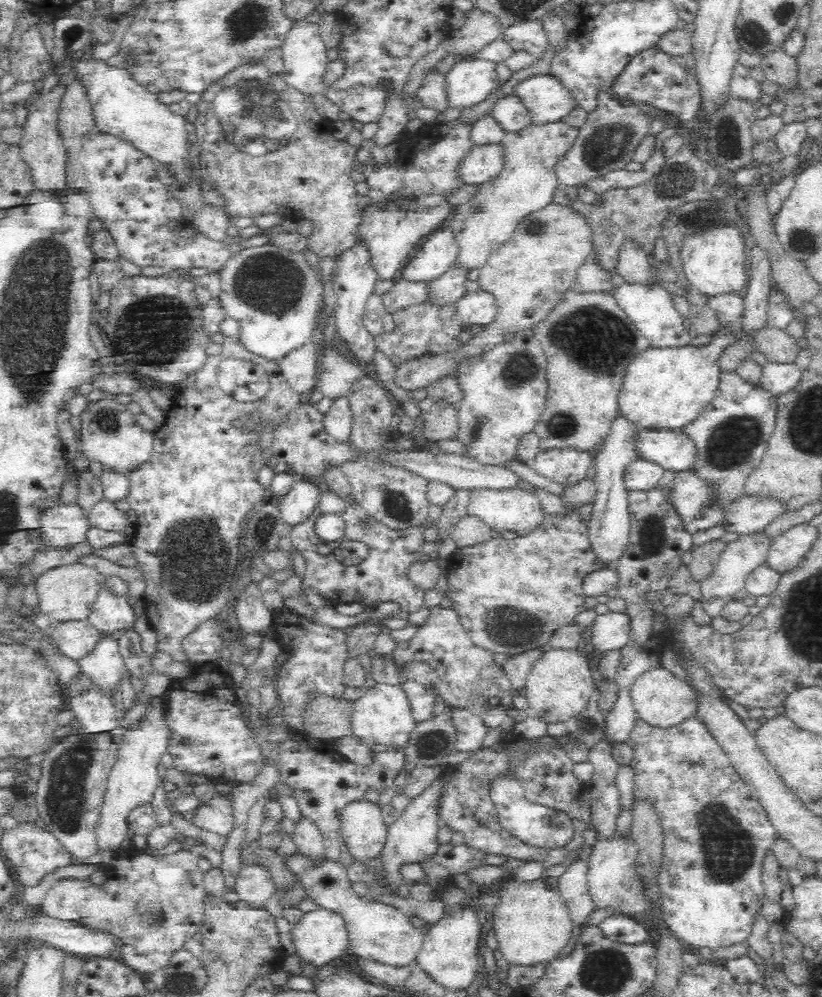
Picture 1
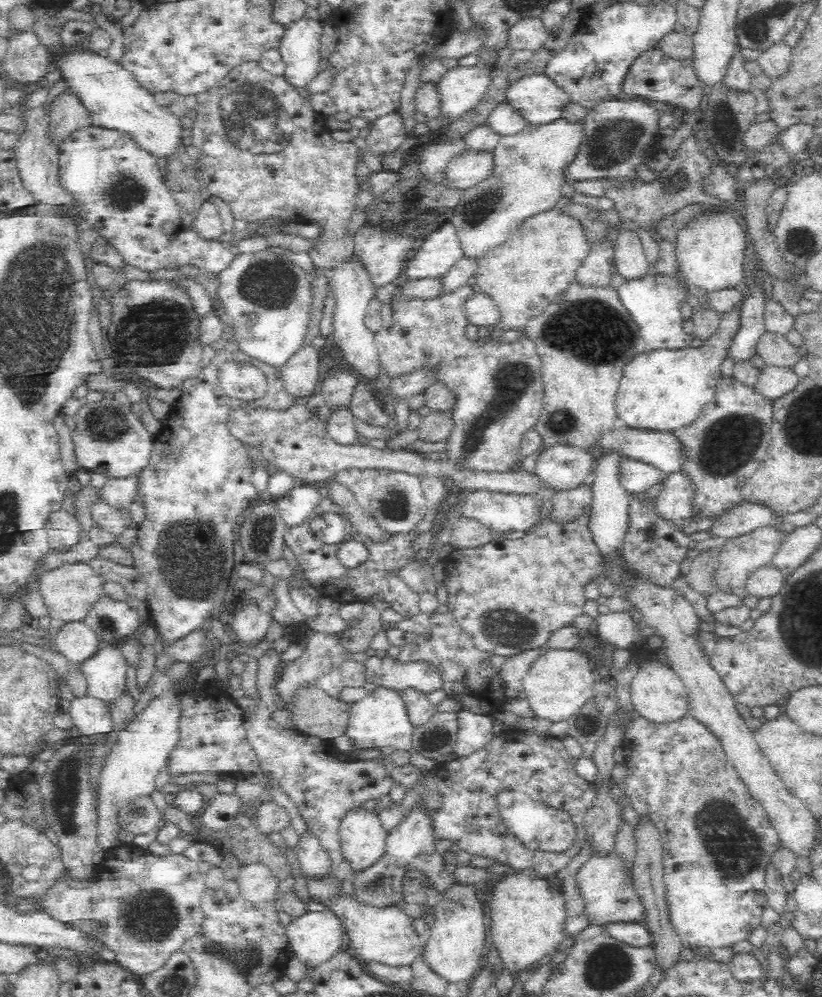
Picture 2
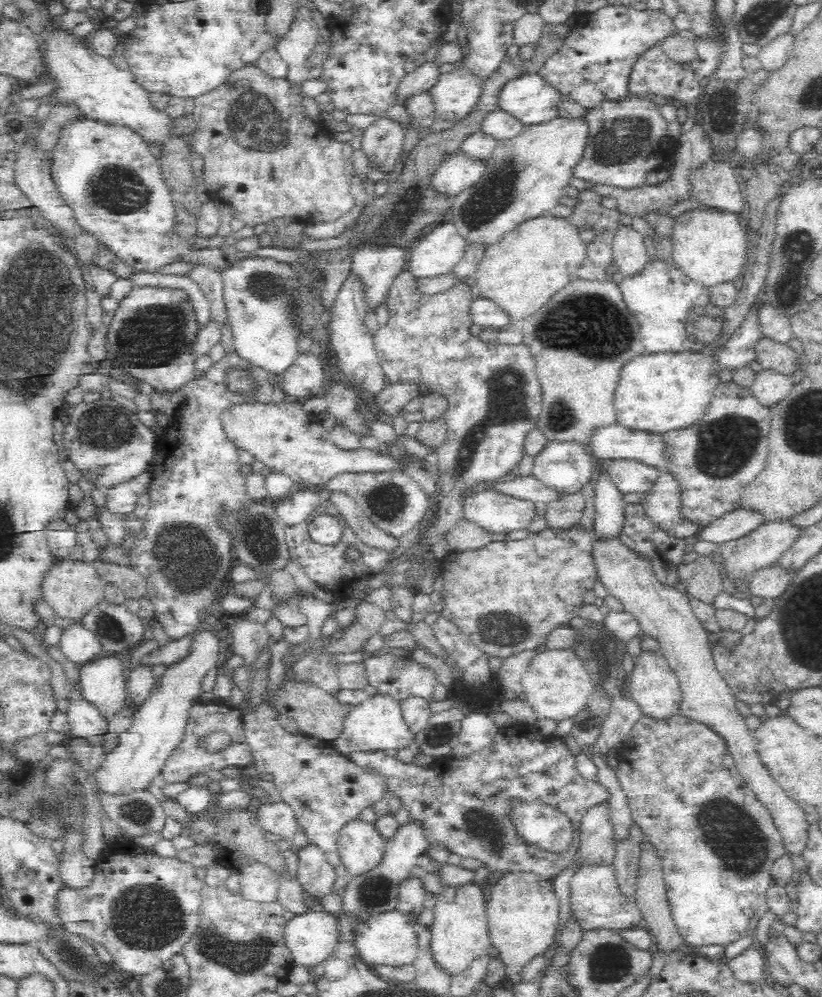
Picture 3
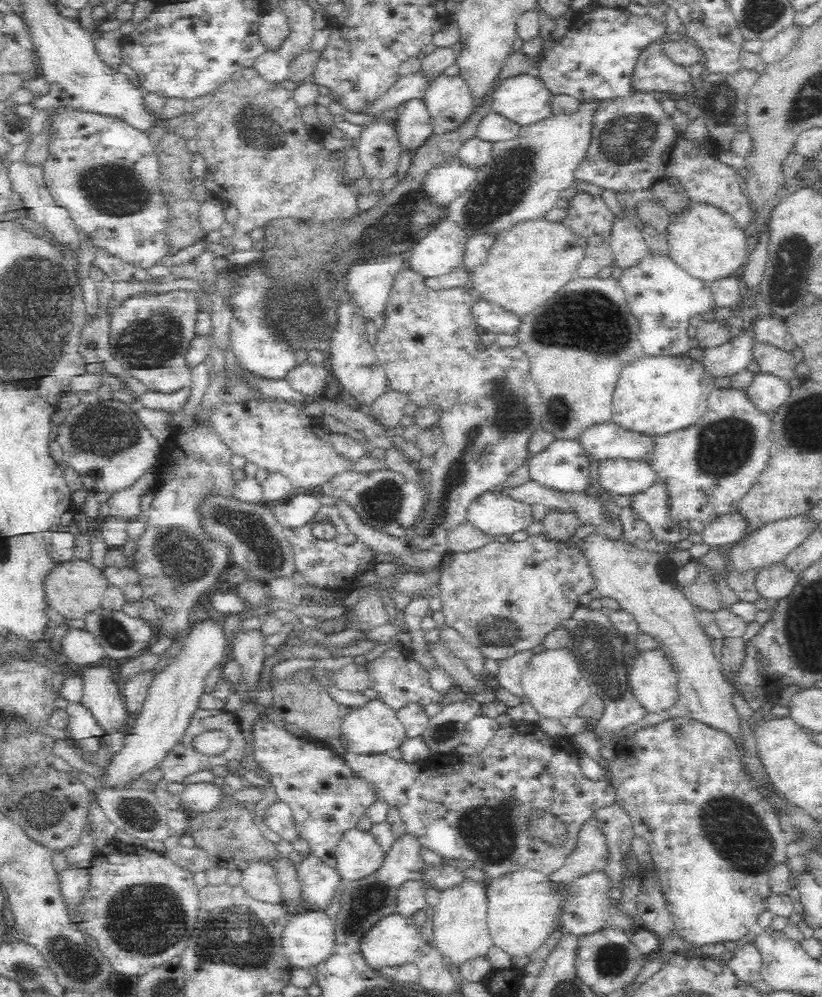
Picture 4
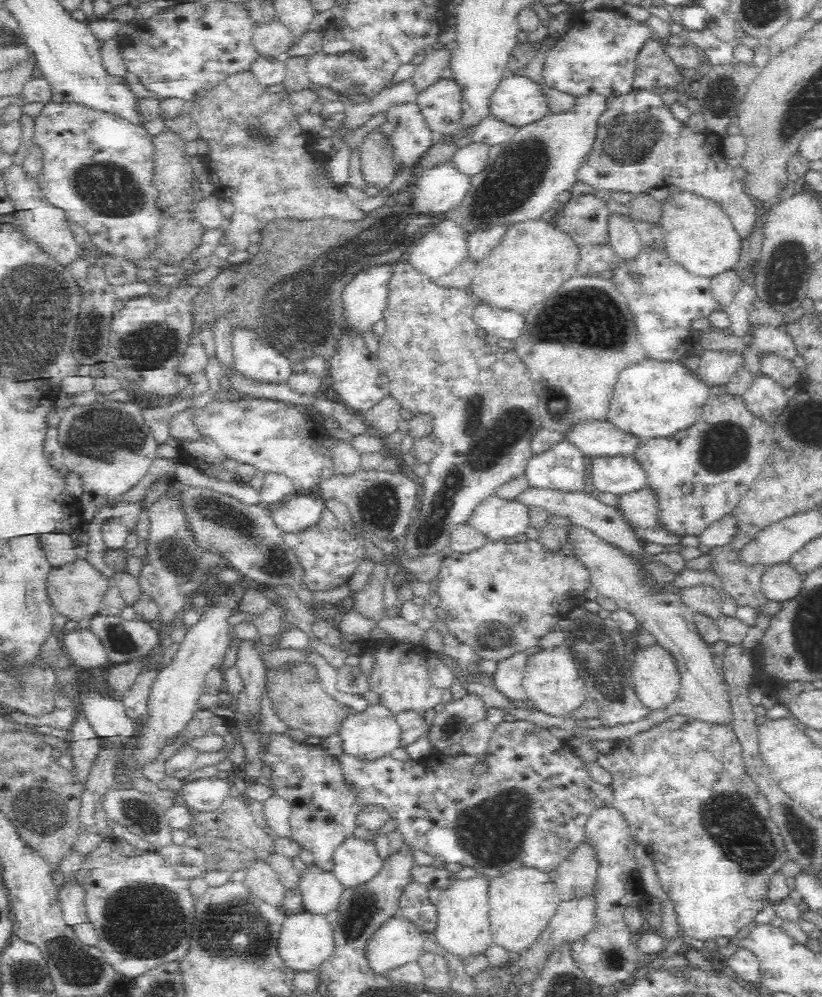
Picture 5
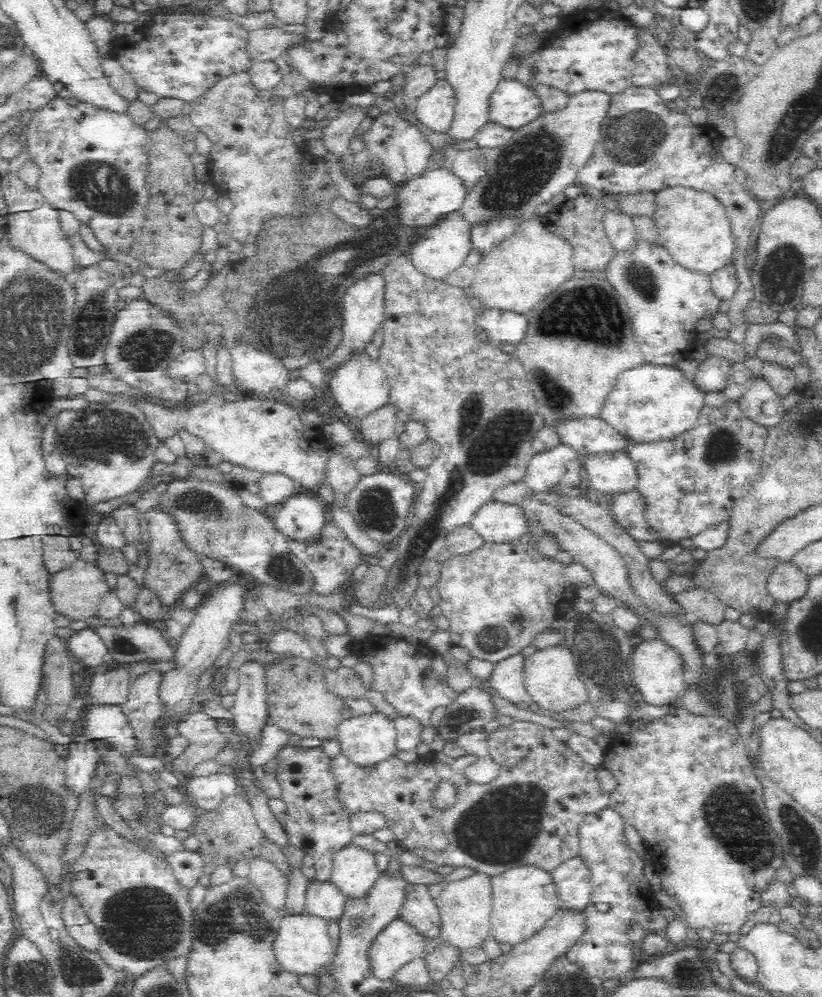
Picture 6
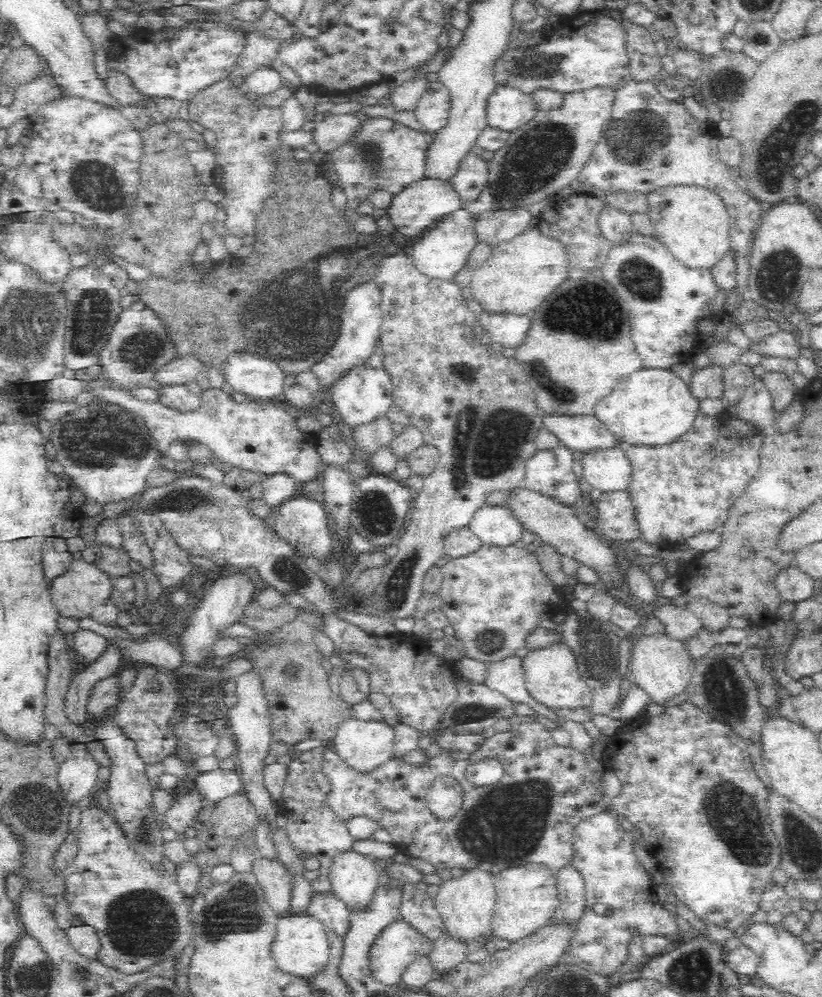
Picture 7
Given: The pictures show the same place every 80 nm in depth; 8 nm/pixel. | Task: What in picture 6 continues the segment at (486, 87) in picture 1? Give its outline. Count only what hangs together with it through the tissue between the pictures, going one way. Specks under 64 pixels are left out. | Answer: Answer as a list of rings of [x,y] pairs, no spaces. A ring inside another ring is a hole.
[[[437,79],[418,101],[412,110],[417,119],[434,132],[446,132],[452,122],[454,94],[450,84]]]

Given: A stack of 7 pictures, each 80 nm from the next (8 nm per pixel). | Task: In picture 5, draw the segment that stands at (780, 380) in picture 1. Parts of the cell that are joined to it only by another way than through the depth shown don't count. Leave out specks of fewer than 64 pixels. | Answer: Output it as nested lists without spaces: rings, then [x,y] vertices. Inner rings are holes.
[[[755,375],[752,386],[741,394],[744,408],[760,419],[762,423],[771,425],[778,422],[784,407],[787,405],[787,398],[784,391],[776,386],[766,375]]]

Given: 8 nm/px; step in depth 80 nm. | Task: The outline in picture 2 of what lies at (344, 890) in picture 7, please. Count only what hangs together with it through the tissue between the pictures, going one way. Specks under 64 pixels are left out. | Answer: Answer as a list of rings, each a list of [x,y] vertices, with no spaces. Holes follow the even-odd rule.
[[[358,810],[344,818],[339,830],[340,849],[353,874],[365,871],[384,856],[388,836],[375,814]]]

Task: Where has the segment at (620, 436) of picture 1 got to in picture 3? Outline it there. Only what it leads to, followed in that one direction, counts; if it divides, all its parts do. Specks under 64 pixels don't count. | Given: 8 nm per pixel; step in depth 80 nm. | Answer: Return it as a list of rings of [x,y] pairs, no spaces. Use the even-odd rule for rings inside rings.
[[[599,477],[595,484],[595,524],[594,533],[597,536],[619,534],[622,528],[622,508],[625,505],[623,494],[604,479]]]

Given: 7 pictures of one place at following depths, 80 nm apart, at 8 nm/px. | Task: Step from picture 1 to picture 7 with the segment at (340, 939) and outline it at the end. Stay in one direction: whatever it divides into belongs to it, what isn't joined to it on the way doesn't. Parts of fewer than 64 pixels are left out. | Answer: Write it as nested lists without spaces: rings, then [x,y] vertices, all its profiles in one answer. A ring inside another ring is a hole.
[[[307,913],[281,916],[270,944],[270,954],[281,971],[309,980],[328,964],[329,948],[324,926]]]

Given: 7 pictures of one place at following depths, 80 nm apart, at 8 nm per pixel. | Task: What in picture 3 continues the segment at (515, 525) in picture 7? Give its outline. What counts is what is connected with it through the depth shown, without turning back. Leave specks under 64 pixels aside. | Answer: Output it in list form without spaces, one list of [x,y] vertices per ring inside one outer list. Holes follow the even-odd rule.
[[[484,488],[468,497],[464,503],[465,518],[489,533],[507,535],[524,530],[536,516],[534,503],[523,501],[494,488]]]

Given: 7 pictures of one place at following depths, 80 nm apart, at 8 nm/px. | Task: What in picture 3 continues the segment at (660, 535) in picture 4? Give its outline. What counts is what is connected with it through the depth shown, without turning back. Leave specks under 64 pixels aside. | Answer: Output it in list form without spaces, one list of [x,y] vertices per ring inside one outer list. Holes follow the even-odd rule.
[[[664,471],[656,477],[638,505],[643,516],[648,518],[656,530],[664,532],[664,535],[672,539],[698,535],[696,525],[682,520],[676,514],[676,483],[672,482],[672,475],[665,474]]]

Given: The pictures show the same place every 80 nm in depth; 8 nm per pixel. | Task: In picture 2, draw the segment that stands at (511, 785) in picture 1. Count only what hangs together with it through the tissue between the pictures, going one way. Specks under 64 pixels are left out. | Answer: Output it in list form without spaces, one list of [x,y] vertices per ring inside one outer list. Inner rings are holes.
[[[502,792],[500,794],[500,813],[508,829],[526,846],[543,852],[566,852],[573,846],[576,830],[571,817],[562,810],[548,804],[534,801],[524,795]]]

